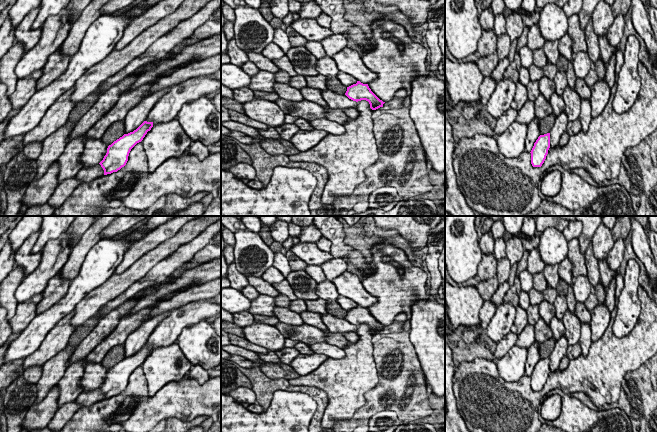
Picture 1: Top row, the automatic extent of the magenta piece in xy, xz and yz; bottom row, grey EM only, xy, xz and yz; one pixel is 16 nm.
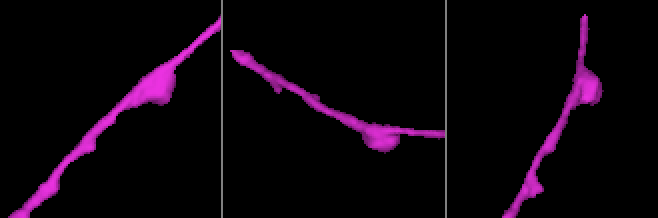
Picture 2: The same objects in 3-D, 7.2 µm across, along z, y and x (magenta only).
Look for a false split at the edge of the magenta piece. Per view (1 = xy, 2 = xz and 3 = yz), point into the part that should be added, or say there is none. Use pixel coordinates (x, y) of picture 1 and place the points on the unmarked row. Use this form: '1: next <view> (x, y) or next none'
1: next none
2: next none
3: next none

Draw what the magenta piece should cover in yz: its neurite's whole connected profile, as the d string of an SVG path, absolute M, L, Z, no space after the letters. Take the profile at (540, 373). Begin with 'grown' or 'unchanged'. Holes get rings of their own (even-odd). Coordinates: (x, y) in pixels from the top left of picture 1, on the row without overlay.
unchanged | M550 357L540 359L531 374L531 388L533 391L541 391L550 372Z

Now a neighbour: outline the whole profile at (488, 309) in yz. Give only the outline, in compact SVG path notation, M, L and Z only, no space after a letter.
M489 300L484 301L480 311L479 311L479 318L480 318L480 325L475 327L474 330L472 329L465 329L462 332L462 339L466 344L471 344L475 342L476 338L480 335L485 333L489 322L491 321L492 317L496 312L495 304Z

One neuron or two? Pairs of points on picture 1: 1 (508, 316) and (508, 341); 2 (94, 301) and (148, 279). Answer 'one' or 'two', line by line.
1: two
2: two

